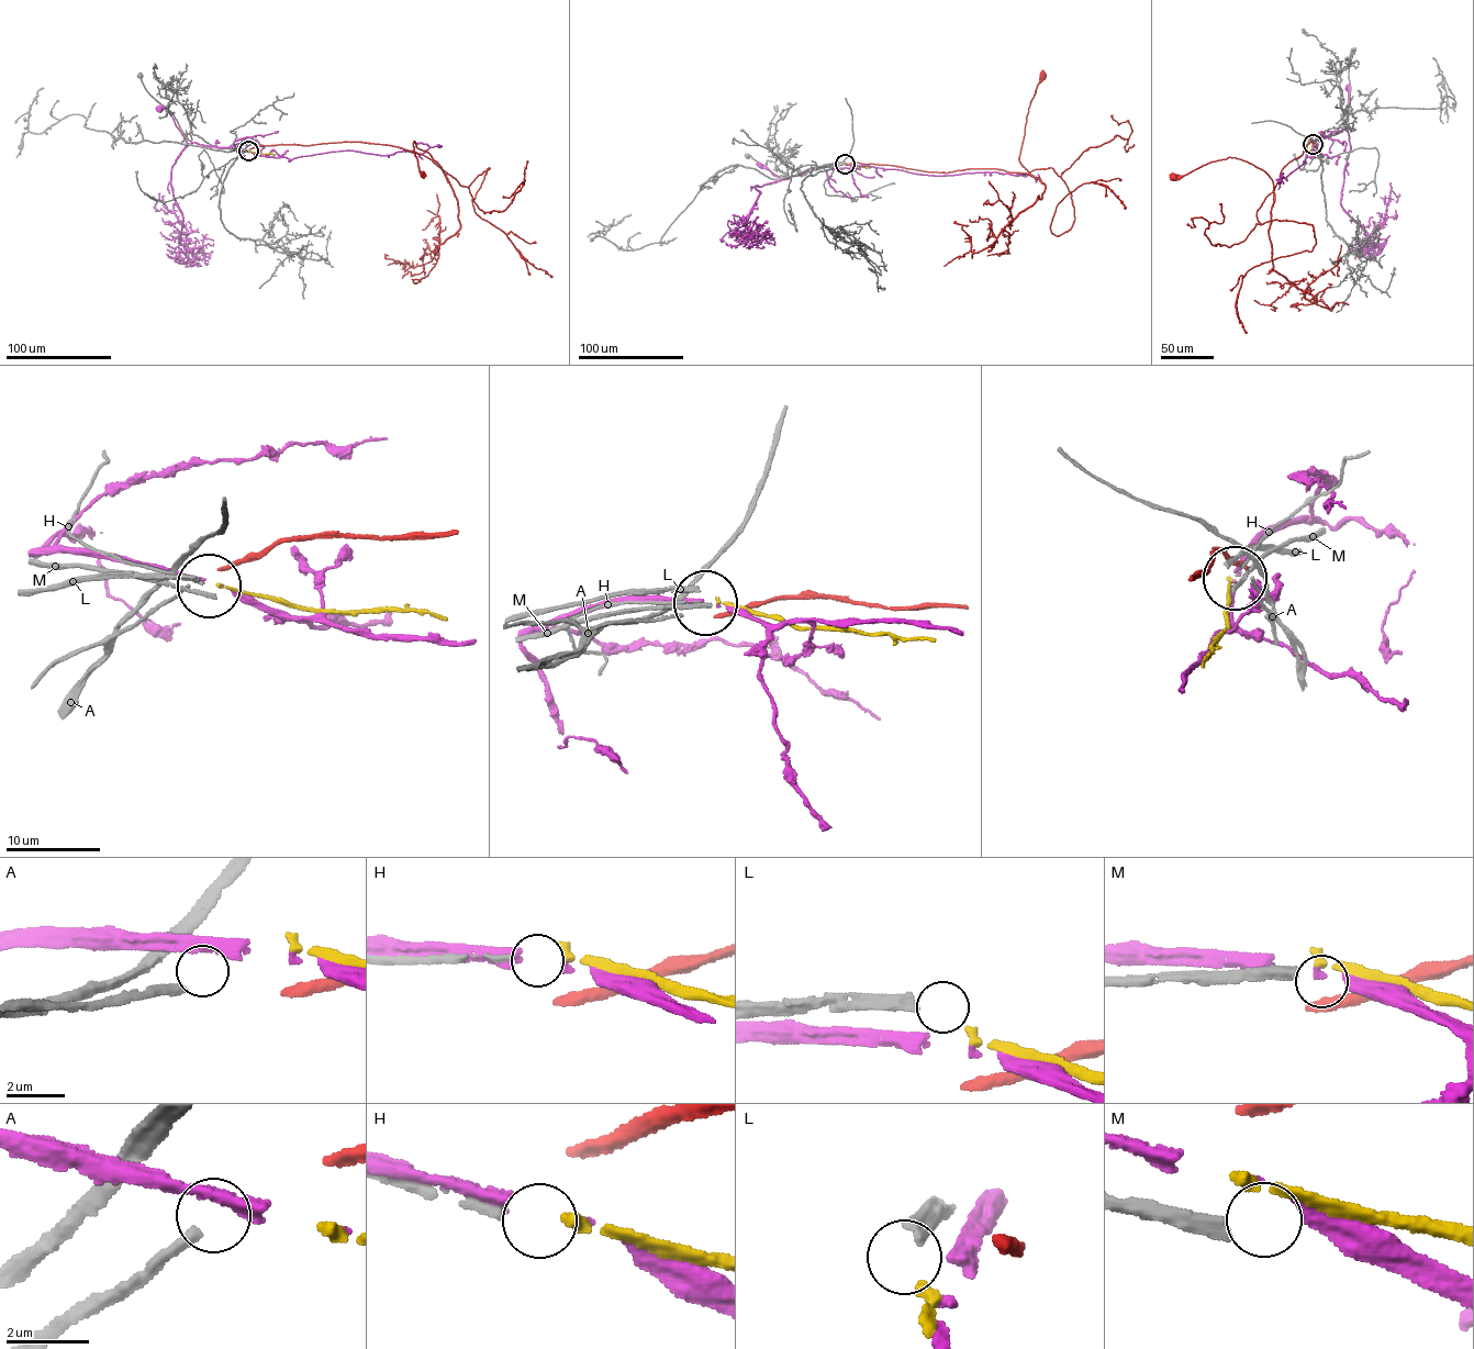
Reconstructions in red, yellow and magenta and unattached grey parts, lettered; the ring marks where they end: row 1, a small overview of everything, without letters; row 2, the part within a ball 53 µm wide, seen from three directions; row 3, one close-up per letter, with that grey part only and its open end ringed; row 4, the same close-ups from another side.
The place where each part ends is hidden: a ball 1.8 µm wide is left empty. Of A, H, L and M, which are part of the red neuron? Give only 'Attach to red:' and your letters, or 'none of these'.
Attach to red: none of these

